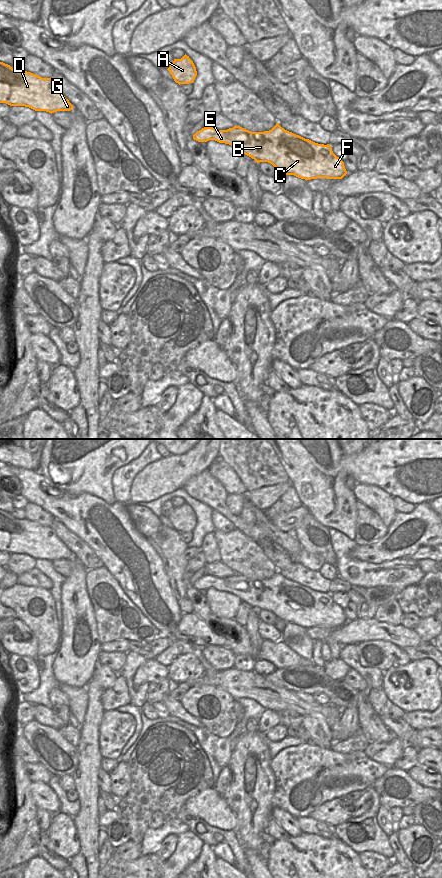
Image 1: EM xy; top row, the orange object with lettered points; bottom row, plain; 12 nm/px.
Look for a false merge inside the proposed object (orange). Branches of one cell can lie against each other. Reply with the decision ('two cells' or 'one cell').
one cell

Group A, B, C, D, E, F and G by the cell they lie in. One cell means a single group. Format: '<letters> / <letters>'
A B C D E F G

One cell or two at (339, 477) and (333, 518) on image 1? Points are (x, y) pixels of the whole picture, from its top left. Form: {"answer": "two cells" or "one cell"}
{"answer": "one cell"}

